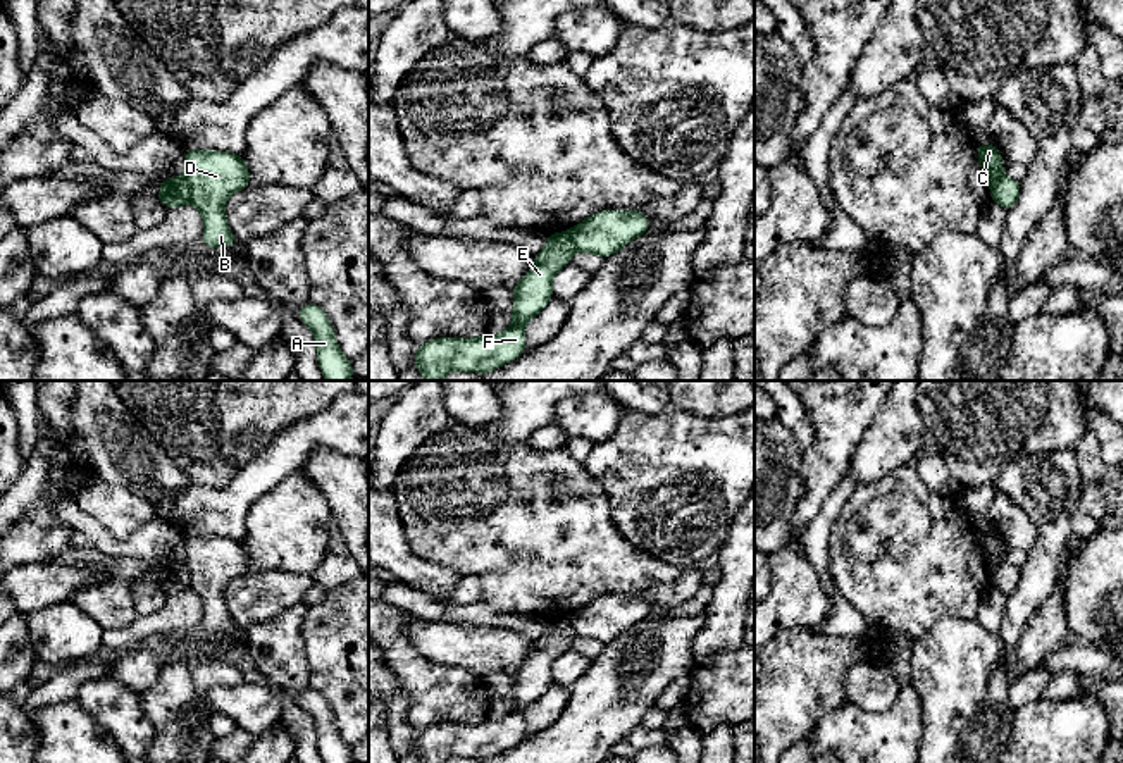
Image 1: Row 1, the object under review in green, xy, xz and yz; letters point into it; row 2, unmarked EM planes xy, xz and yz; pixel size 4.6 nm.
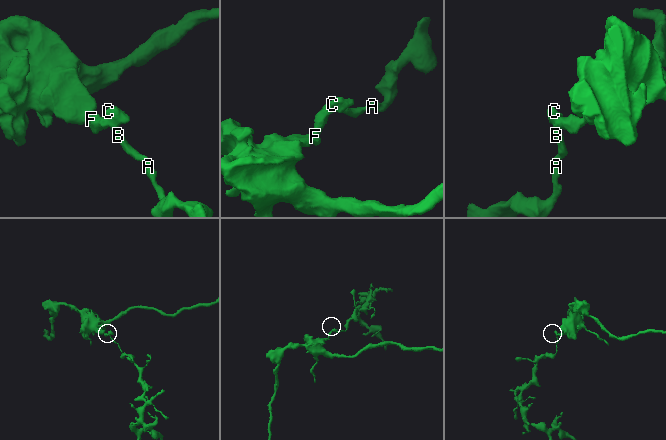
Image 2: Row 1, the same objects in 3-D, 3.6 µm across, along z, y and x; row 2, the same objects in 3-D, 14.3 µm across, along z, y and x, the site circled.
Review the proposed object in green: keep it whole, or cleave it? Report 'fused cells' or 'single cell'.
fused cells

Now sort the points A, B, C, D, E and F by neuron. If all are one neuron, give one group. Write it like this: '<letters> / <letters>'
A B C D / E F

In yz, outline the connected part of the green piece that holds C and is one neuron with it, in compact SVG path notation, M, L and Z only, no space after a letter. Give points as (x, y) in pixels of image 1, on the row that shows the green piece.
M994 143L977 146L977 157L985 171L987 181L994 183L1004 179L1002 174L1002 155Z

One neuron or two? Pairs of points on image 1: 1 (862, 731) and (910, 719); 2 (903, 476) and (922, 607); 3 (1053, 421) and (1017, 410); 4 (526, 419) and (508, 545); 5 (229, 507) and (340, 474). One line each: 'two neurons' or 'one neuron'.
1: one neuron
2: one neuron
3: one neuron
4: two neurons
5: two neurons

